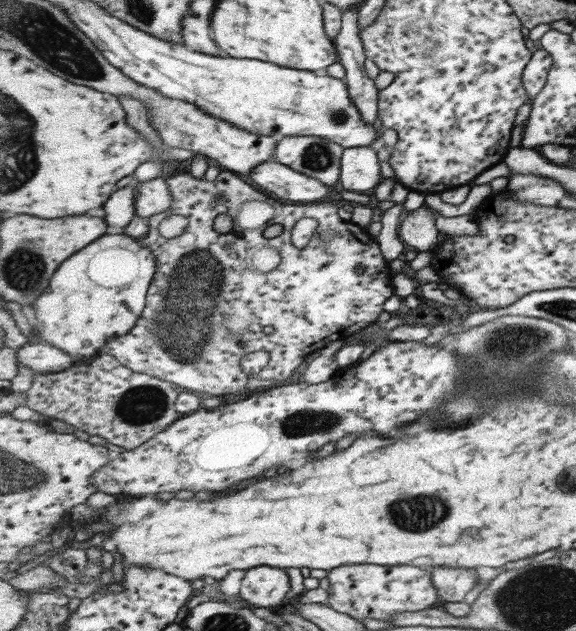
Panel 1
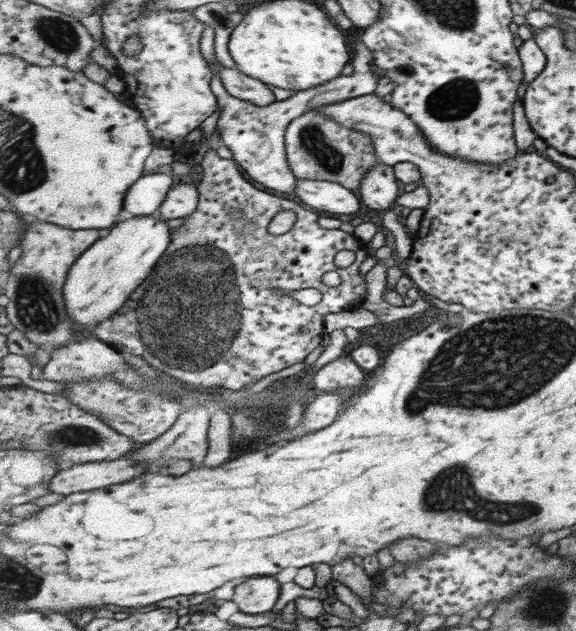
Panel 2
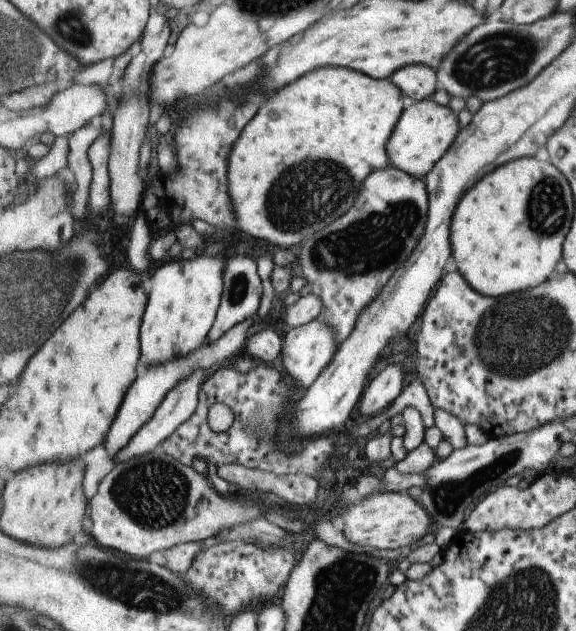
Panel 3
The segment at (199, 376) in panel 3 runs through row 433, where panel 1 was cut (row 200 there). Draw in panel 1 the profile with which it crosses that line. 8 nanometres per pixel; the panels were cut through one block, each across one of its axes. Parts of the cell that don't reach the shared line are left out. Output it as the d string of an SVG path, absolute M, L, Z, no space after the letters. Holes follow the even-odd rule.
M160 177L149 182L137 182L135 189L137 189L136 208L139 217L149 219L173 208L173 193L167 179Z

